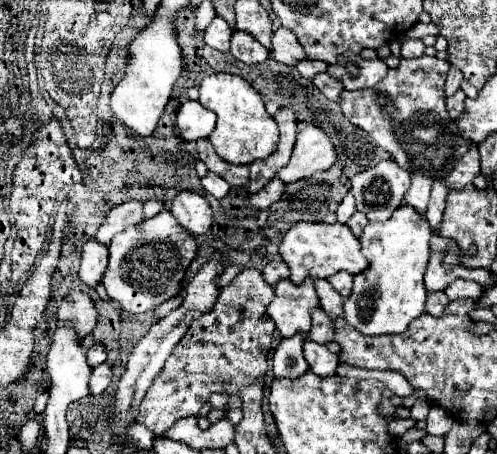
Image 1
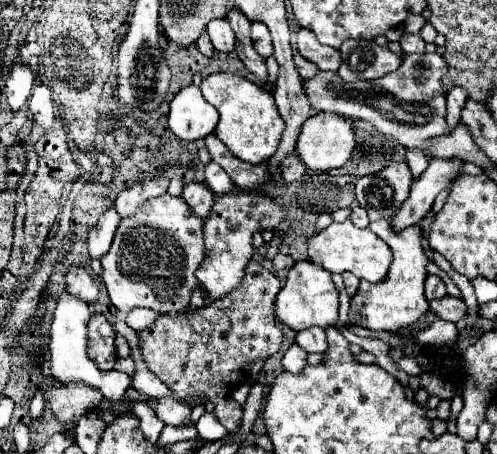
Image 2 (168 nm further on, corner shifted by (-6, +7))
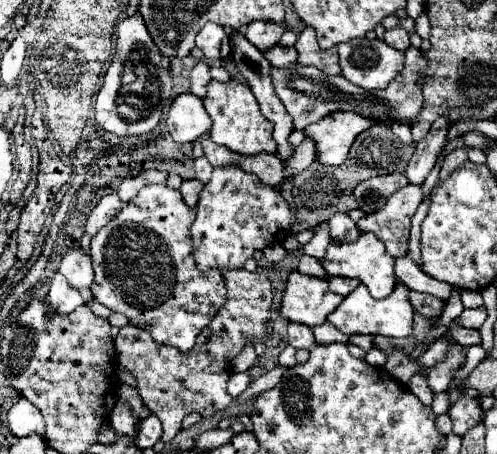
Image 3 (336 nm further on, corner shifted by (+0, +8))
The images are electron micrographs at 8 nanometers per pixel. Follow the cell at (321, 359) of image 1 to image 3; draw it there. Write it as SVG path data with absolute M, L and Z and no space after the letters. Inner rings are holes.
M289 324L289 344L293 348L313 348L315 346L315 338L313 338L313 332L309 326L303 326L303 324Z

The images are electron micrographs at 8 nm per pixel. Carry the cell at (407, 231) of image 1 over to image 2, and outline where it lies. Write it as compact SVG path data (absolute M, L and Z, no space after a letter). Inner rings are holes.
M387 219L371 221L369 229L381 237L393 251L393 263L391 269L381 283L365 283L361 281L359 291L351 297L351 309L349 309L349 319L353 325L373 329L373 331L389 331L397 333L399 329L405 329L421 319L423 313L429 311L429 303L423 297L423 285L425 285L425 265L429 259L425 257L421 249L421 229L419 225L413 225L411 229L405 229L403 233L391 233L391 225Z

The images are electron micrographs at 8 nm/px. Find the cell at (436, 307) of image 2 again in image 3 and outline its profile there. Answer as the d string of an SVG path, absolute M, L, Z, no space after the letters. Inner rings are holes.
M451 320L451 324L447 326L447 332L449 332L449 334L451 334L451 338L455 338L455 342L459 342L461 346L473 346L473 344L481 344L479 330L457 328L457 320Z

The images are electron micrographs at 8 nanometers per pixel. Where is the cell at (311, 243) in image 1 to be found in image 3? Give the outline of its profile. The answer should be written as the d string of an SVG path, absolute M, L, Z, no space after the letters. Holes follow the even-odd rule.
M363 232L355 242L349 242L349 244L341 244L341 242L331 240L325 258L321 258L319 262L331 276L359 278L369 288L373 298L389 296L395 288L395 282L397 282L395 272L393 272L395 258L391 258L385 252L385 244L381 244L381 240L377 240L377 236L373 236L371 232Z

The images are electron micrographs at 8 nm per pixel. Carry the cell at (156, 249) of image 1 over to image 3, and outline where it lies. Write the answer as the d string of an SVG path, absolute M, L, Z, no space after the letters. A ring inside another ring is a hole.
M167 184L145 186L141 192L123 206L123 210L91 240L91 260L95 280L91 292L97 302L111 312L123 312L131 324L145 326L153 340L165 346L175 346L183 352L191 350L197 334L213 320L217 310L225 304L225 282L219 272L199 272L191 250L191 224L195 208L189 208L179 190Z

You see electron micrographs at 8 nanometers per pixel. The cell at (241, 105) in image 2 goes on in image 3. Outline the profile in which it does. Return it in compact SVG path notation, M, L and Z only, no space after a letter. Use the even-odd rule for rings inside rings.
M231 78L229 82L217 82L211 80L207 84L207 96L203 100L203 106L207 110L207 114L213 120L211 126L211 140L219 146L225 146L237 154L259 154L259 152L267 152L267 154L275 154L277 152L277 142L273 140L273 124L269 124L269 120L265 120L265 116L259 112L259 104L251 92L251 88L235 78Z

